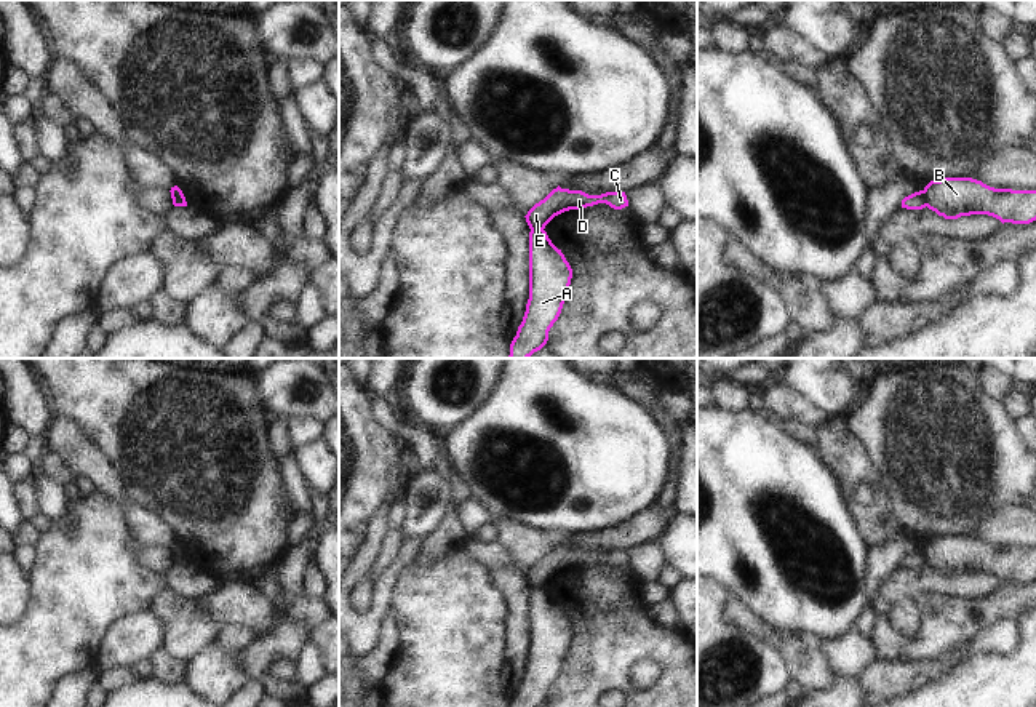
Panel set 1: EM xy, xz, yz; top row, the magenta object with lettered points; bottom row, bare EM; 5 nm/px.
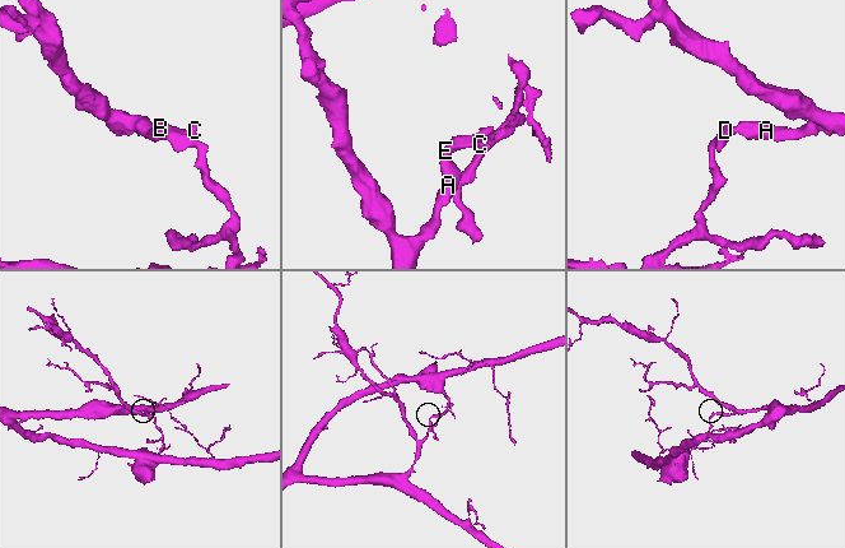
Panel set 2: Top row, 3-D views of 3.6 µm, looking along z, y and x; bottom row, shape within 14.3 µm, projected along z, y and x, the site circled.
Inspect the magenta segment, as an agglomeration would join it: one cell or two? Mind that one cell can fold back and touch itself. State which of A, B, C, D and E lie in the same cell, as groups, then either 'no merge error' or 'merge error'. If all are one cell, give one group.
groups A B / C D E; merge error

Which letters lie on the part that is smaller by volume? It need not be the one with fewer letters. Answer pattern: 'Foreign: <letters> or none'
Foreign: C, D, E.

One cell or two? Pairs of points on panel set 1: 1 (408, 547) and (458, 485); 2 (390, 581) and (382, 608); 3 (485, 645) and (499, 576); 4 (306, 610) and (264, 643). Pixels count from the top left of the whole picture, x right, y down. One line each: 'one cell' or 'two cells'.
1: two cells
2: one cell
3: two cells
4: two cells

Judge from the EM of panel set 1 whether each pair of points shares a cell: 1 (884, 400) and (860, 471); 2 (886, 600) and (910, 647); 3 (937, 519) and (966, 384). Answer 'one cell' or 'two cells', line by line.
1: two cells
2: two cells
3: one cell

